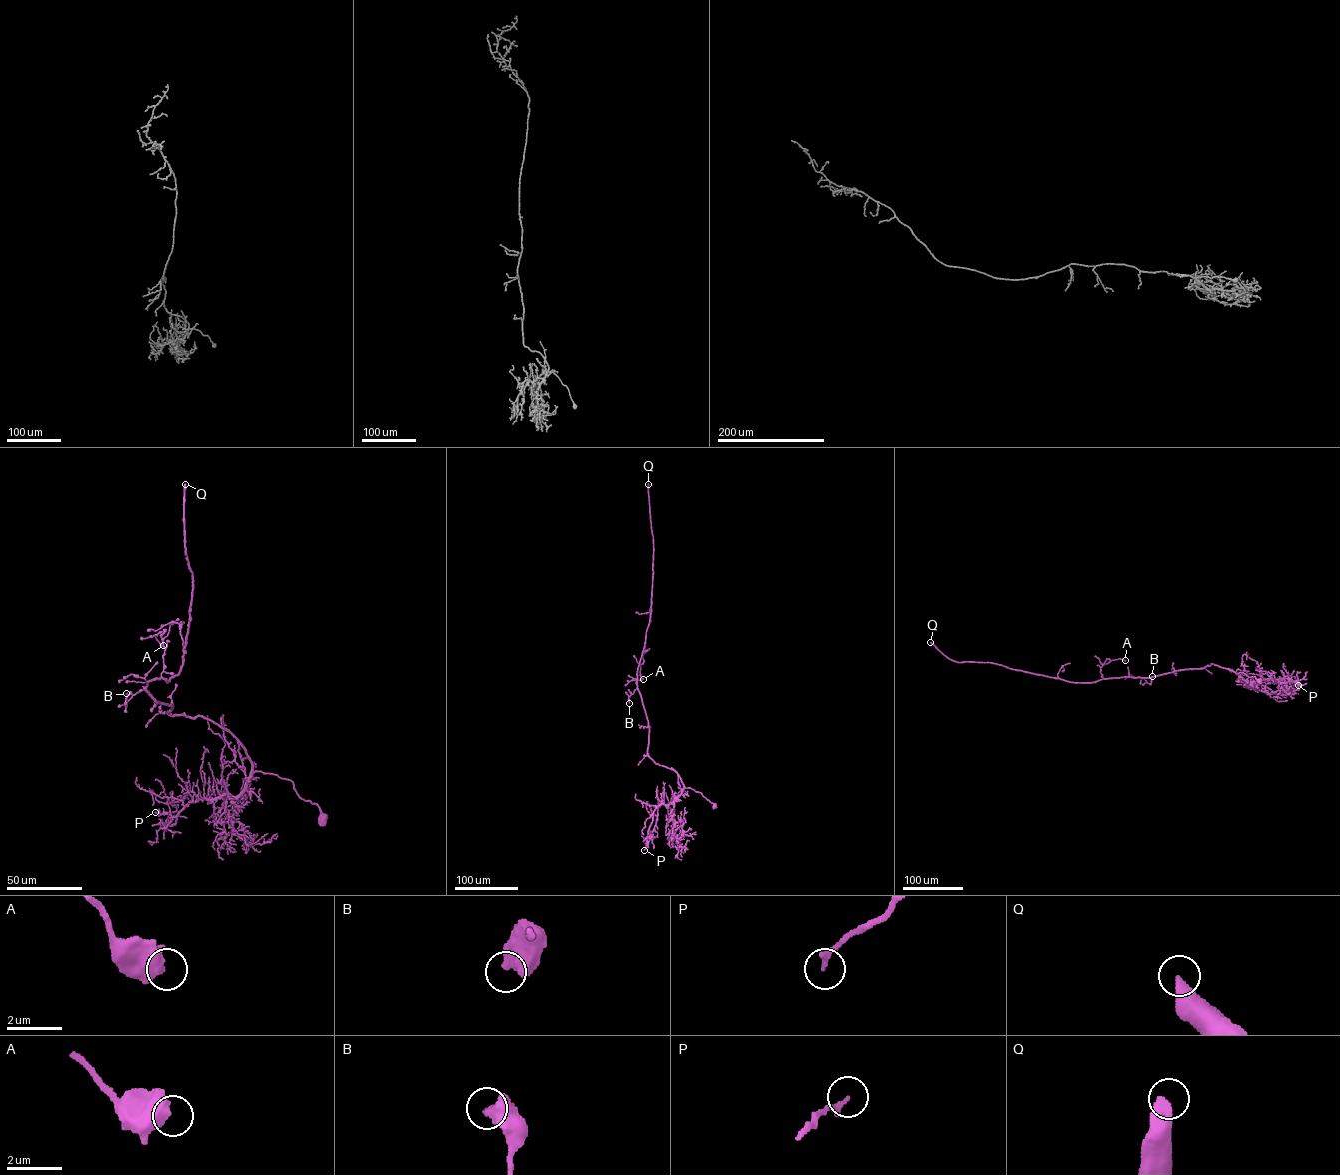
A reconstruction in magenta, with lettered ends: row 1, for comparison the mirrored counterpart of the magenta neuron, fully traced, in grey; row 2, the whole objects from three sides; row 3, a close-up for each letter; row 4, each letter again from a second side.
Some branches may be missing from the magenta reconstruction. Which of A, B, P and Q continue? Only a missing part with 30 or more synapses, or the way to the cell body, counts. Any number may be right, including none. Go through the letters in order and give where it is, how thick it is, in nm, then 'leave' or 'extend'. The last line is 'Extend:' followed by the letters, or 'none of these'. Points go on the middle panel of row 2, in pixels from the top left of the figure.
A: place (643, 679); calibre 700 nm; leave
B: place (629, 703); calibre 650 nm; leave
P: place (644, 850); calibre 200 nm; leave
Q: place (648, 484); calibre 500 nm; extend
Extend: Q

